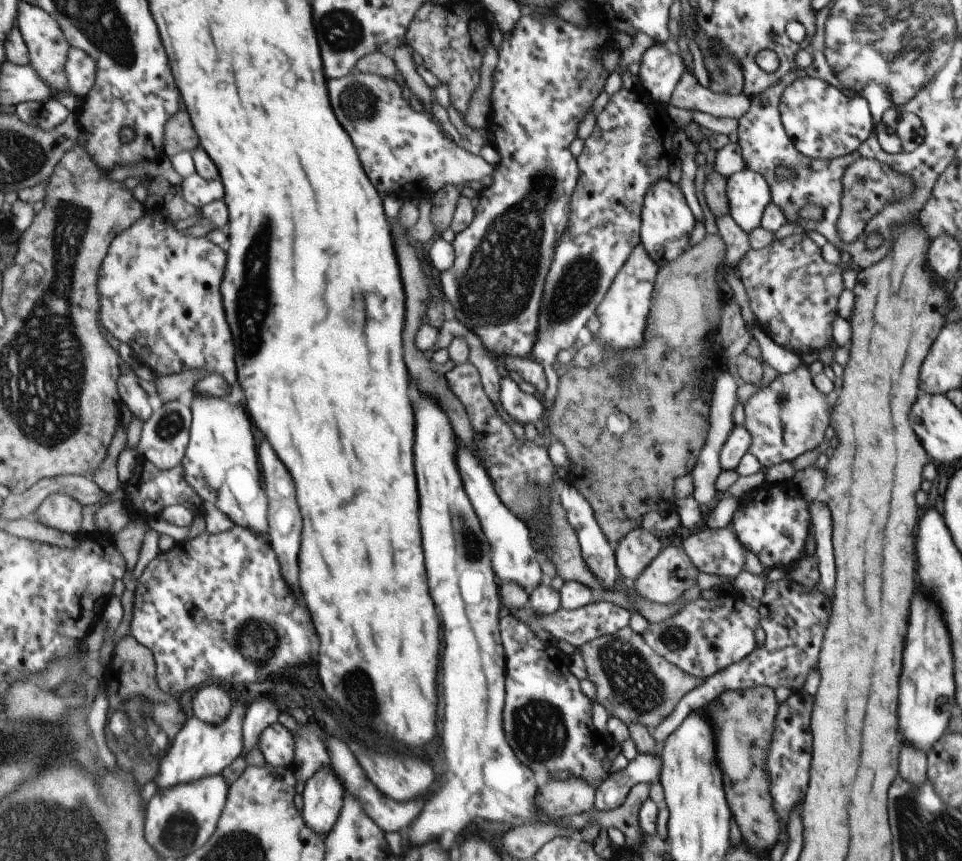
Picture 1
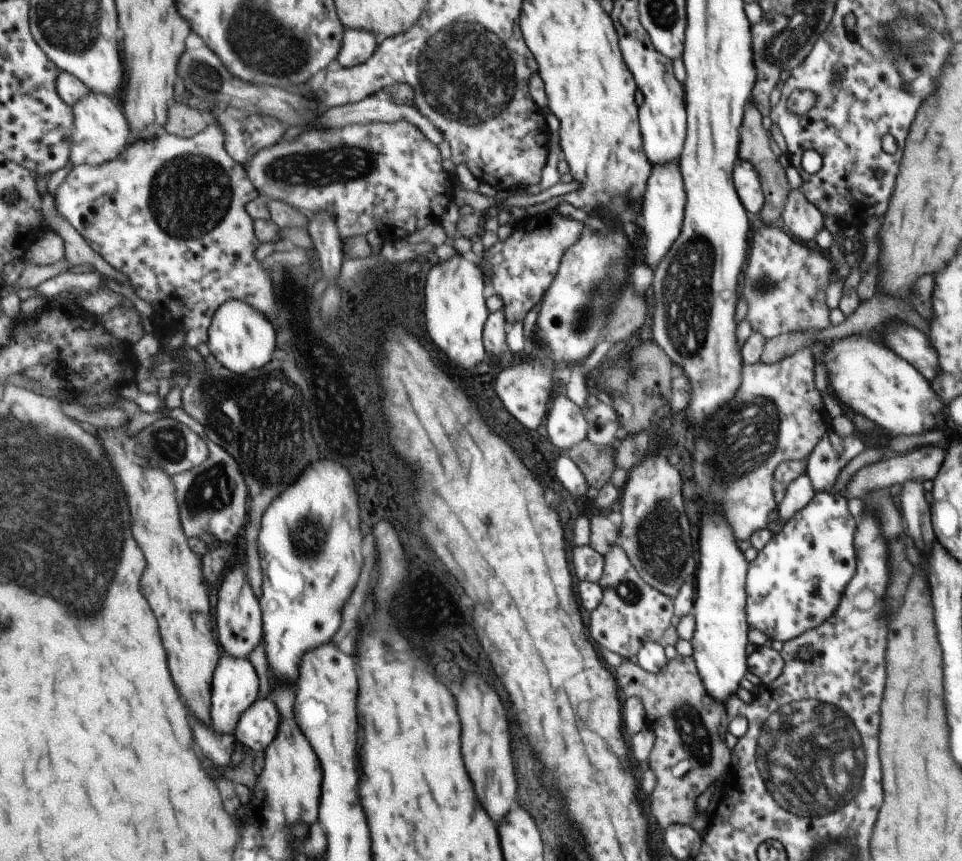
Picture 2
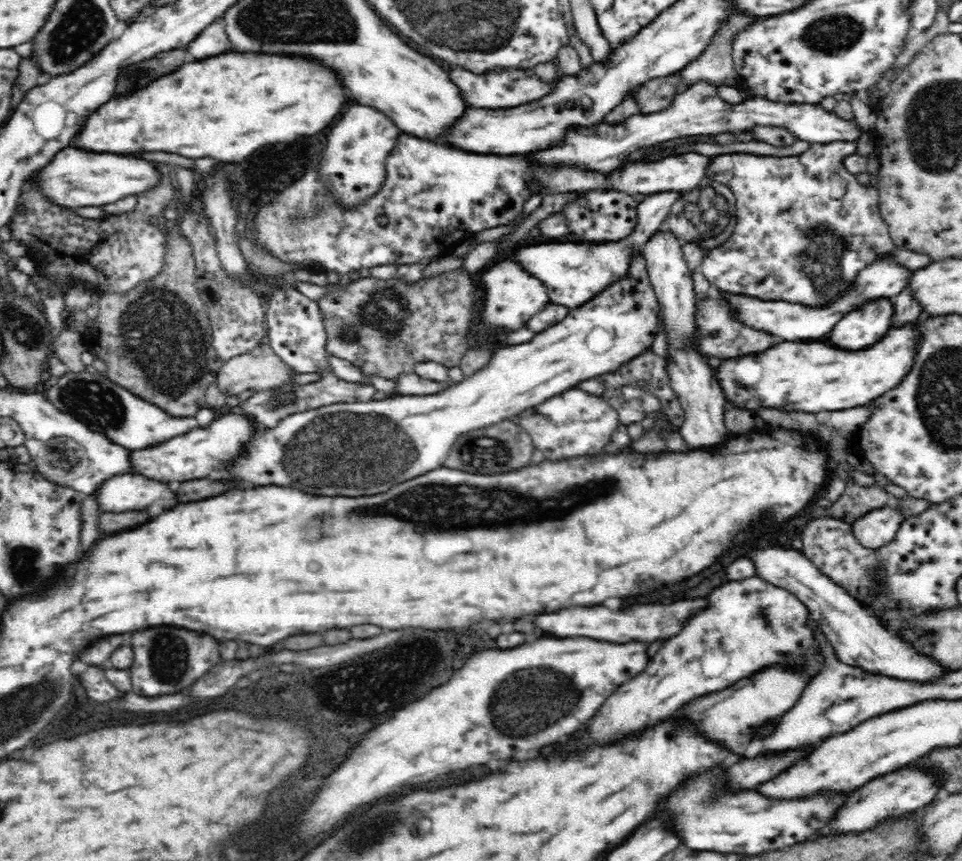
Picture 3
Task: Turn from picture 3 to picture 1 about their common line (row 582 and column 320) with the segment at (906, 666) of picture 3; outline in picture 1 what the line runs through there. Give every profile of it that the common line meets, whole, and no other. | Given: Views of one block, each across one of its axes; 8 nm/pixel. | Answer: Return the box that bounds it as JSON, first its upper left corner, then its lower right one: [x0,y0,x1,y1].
[303,768,345,836]

